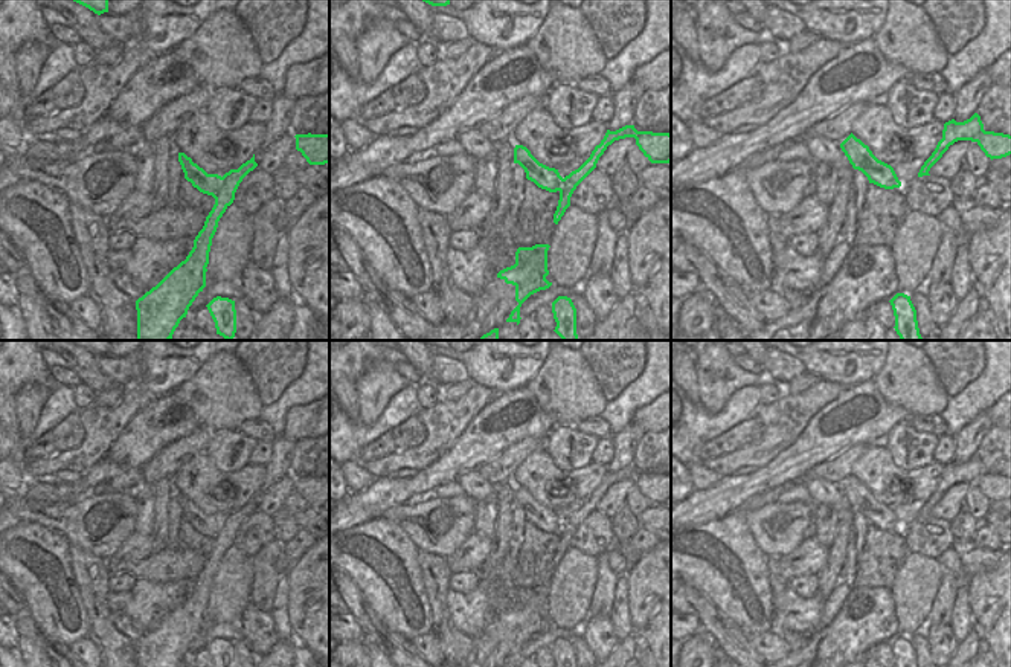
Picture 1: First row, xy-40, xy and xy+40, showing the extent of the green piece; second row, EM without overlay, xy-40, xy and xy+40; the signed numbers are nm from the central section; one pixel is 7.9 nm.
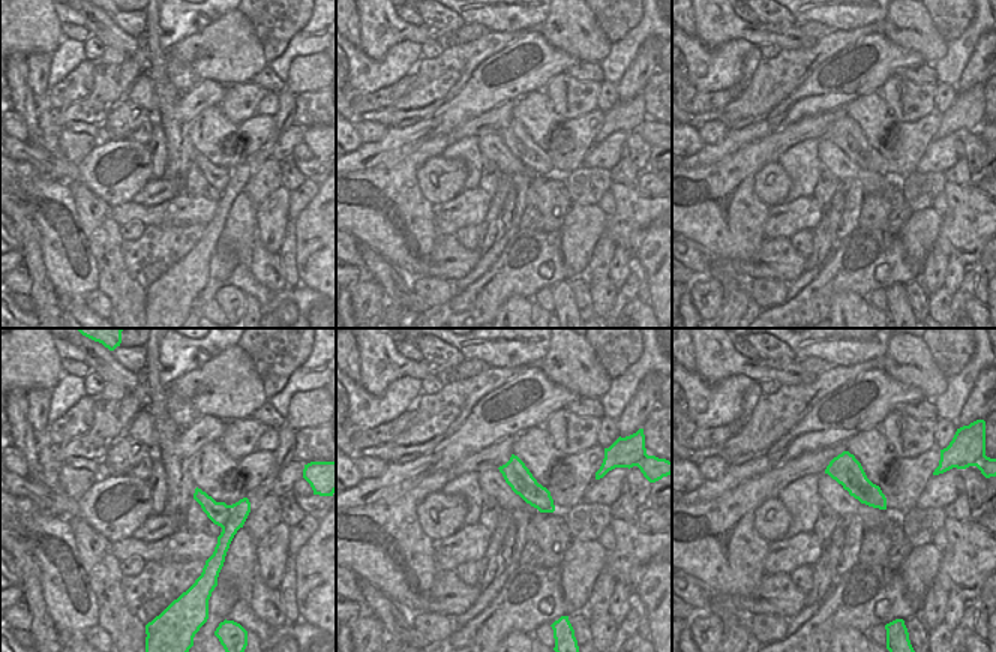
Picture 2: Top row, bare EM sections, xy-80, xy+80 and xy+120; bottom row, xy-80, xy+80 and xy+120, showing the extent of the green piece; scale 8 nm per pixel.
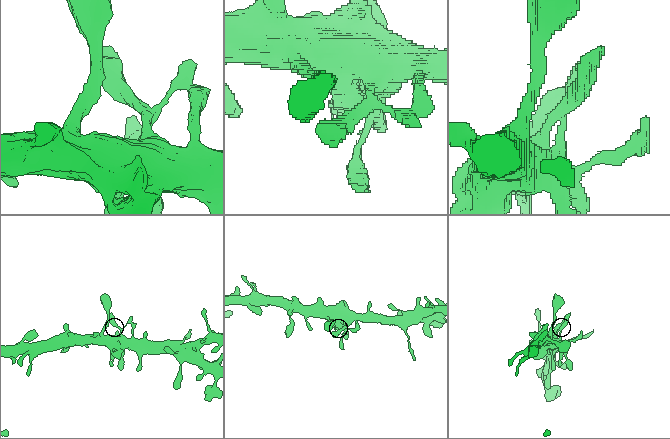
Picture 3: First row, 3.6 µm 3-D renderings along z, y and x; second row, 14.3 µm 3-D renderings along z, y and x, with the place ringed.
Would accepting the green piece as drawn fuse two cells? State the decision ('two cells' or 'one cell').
one cell

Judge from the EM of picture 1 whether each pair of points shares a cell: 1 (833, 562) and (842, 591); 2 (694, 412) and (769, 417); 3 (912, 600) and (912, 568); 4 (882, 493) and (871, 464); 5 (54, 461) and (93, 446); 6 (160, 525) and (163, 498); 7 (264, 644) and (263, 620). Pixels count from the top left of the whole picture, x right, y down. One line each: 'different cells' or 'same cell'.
1: different cells
2: different cells
3: same cell
4: same cell
5: same cell
6: same cell
7: same cell

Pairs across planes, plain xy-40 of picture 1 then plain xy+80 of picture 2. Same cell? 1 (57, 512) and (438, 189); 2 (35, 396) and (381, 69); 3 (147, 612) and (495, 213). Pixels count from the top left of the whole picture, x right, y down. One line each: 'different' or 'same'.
1: same
2: different
3: different

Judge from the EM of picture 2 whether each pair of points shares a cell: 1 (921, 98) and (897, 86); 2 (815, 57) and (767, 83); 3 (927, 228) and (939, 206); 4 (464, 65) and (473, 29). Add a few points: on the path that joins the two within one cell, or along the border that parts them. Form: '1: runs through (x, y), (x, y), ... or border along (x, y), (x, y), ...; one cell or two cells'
1: runs through (915, 98), (909, 98), (903, 92); one cell
2: runs through (803, 62), (779, 77); one cell
3: border along (932, 207), (941, 216); two cells
4: border along (491, 32), (456, 44); two cells

